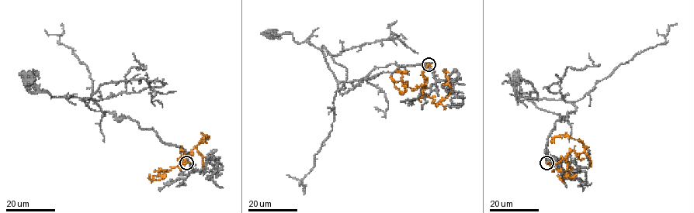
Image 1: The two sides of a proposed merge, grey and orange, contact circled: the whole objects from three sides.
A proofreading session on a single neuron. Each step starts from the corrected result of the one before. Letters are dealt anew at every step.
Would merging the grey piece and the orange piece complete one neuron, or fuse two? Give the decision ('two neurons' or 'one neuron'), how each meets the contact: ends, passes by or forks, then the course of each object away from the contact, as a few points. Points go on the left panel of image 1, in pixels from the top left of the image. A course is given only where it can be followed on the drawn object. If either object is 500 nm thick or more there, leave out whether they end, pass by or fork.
one neuron; grey ends there; orange passes by; grey runs (186, 163), (182, 149), (165, 144), (153, 129), (104, 112), (95, 100), (31, 93), (29, 78); orange runs (186, 163), (181, 163), (185, 159), (180, 152), (185, 156), (208, 139), (206, 135), (207, 143)

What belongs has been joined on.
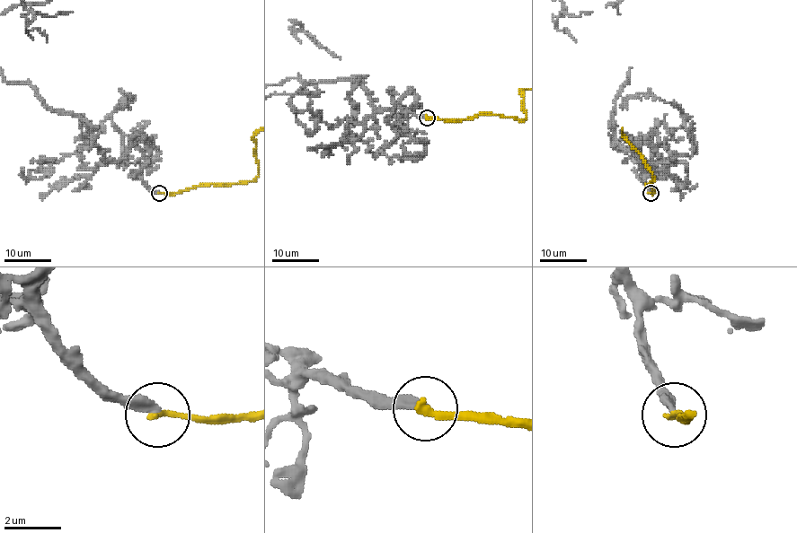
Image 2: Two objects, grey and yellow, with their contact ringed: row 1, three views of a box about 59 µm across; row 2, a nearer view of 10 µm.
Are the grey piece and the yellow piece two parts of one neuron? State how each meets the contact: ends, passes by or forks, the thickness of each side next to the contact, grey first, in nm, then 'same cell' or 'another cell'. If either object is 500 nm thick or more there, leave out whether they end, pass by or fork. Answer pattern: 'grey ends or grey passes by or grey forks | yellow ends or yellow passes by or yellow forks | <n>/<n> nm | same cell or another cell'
grey ends | yellow ends | 340/280 nm | another cell

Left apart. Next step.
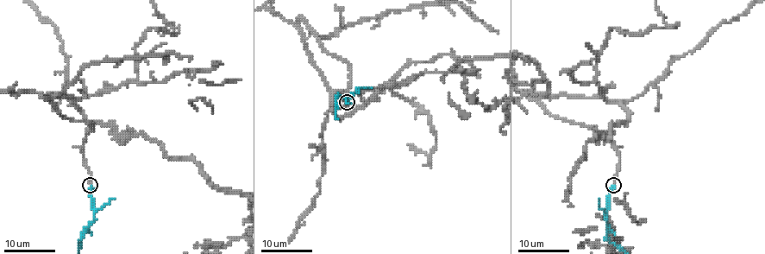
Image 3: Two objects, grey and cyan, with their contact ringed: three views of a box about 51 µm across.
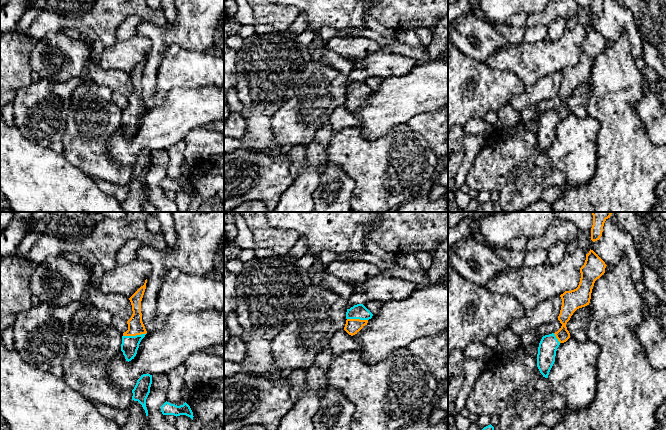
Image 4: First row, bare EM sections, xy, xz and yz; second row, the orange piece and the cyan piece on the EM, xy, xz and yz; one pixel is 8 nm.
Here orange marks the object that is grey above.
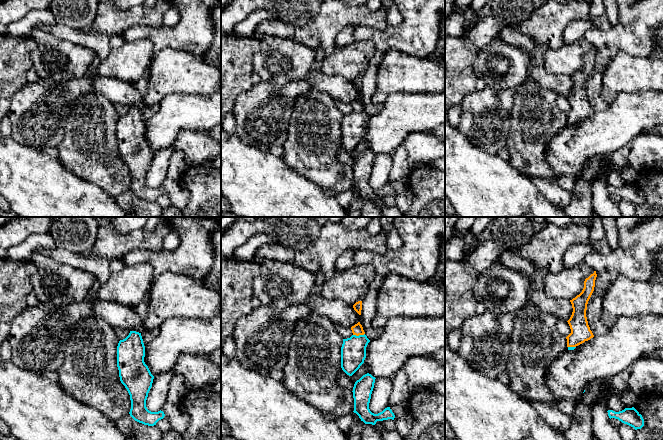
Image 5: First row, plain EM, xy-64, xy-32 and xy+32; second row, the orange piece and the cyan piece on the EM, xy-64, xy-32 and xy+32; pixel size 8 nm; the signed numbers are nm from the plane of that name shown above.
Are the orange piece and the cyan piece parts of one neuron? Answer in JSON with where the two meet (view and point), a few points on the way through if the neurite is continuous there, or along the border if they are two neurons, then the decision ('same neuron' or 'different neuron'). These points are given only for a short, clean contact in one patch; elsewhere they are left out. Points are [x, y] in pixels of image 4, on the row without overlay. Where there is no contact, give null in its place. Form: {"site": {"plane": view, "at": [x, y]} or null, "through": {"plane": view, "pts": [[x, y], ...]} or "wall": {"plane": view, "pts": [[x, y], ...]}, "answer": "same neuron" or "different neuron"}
{"site": {"plane": "xy", "at": [134, 111]}, "through": {"plane": "xy", "pts": [[135, 101], [134, 111], [130, 116], [130, 120]]}, "answer": "same neuron"}

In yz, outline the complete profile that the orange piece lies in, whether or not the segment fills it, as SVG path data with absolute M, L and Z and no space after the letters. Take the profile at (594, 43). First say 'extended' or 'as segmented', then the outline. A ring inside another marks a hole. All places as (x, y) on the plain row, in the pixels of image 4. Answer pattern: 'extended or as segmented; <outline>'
extended; M590 25L584 41L580 44L581 54L578 63L560 71L562 82L558 96L562 102L557 108L543 112L538 123L537 143L543 153L548 154L559 121L570 114L567 98L577 85L589 81L594 59L605 49L606 42L605 38Z

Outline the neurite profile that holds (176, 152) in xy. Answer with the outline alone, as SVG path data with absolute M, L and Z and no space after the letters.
M183 139L167 149L170 158L170 162L166 169L167 178L171 180L181 178L182 168L187 164L184 156L185 148L186 145Z

